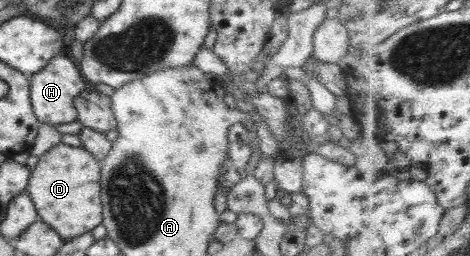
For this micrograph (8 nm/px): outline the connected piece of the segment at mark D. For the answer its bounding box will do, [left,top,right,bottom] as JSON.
[26,143,101,240]

